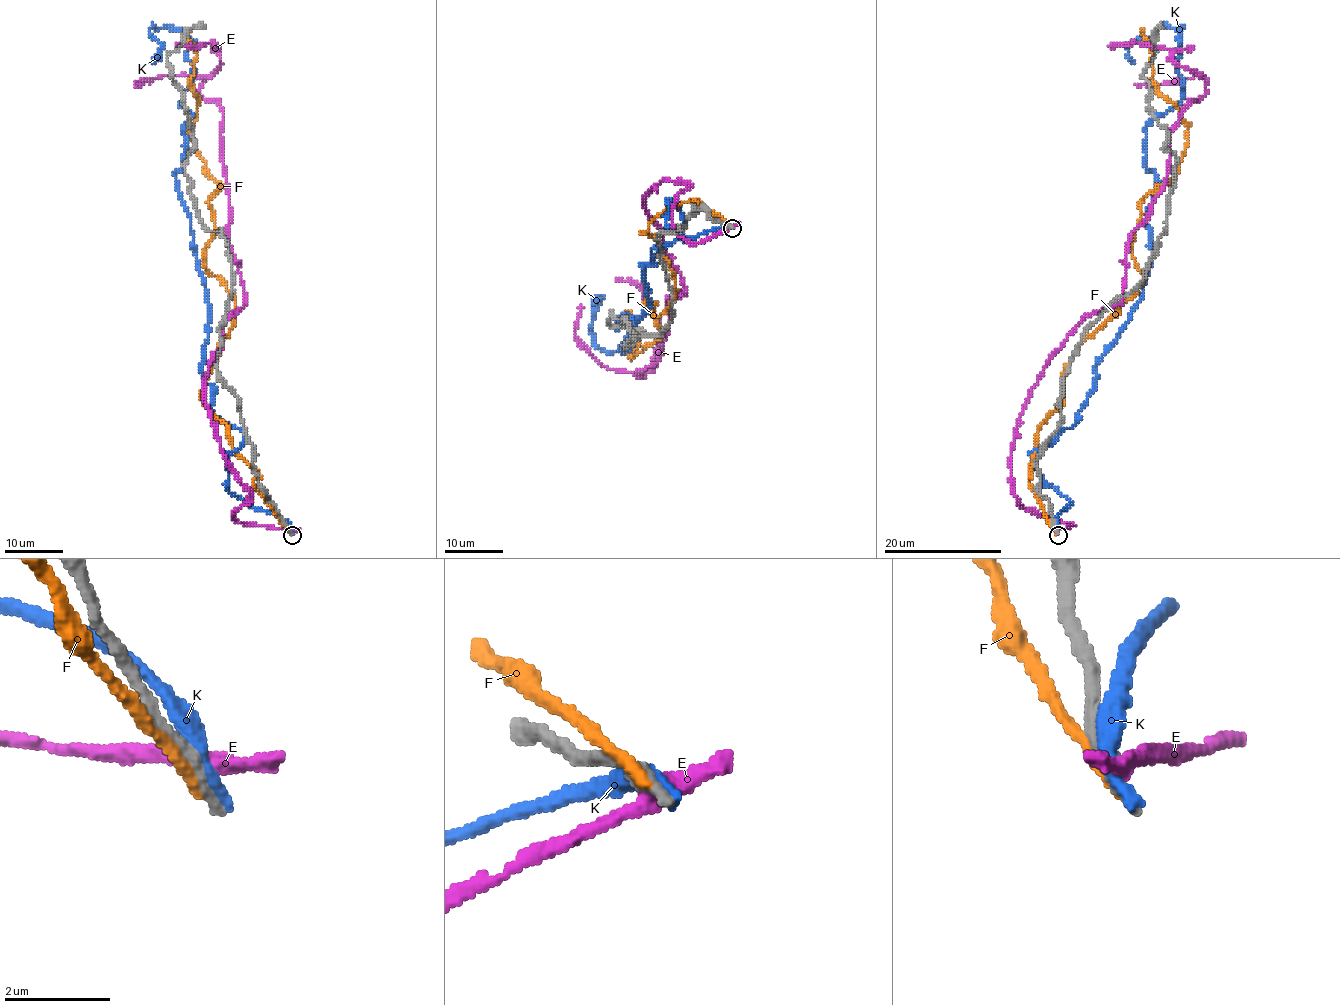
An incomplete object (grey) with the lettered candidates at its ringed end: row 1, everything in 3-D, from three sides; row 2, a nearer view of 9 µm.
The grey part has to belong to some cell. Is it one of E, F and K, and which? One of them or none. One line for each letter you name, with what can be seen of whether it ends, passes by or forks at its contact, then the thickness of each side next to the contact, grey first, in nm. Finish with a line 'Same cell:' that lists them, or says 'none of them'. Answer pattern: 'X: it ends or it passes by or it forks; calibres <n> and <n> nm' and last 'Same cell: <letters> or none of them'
Same cell: none of them

